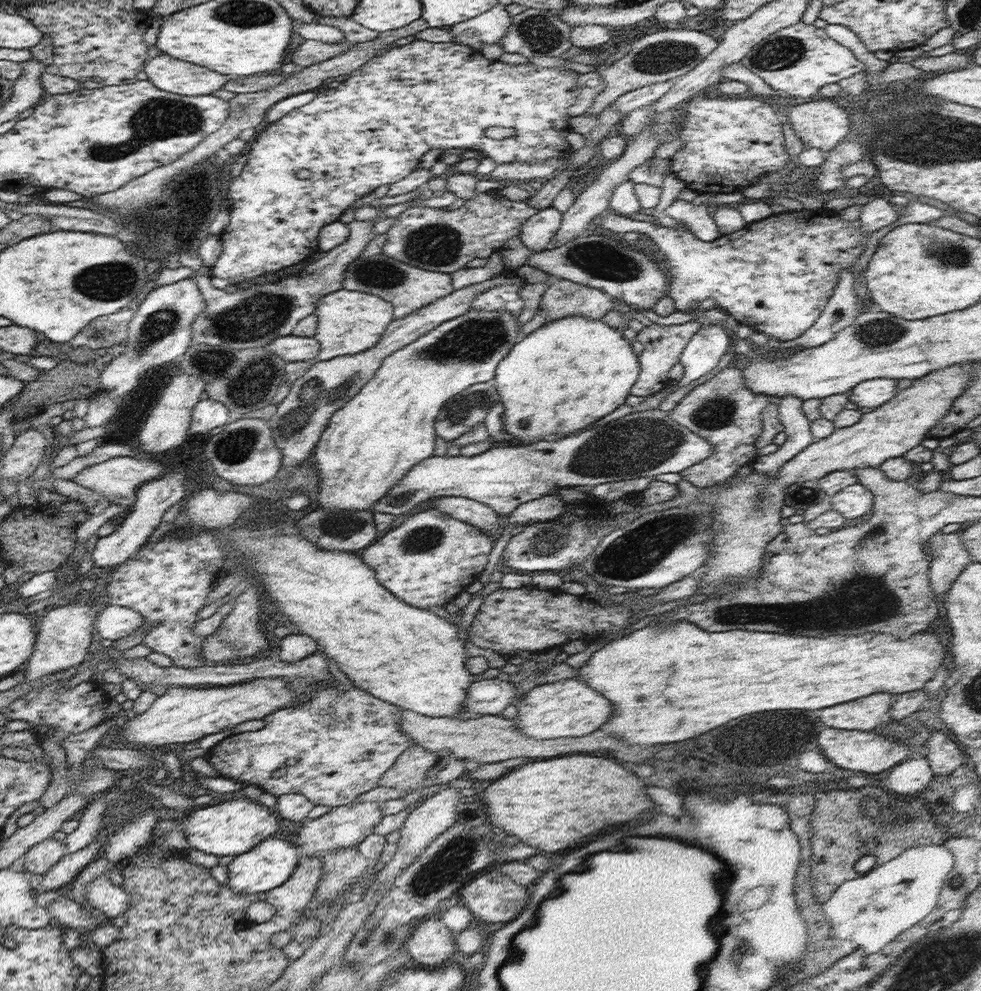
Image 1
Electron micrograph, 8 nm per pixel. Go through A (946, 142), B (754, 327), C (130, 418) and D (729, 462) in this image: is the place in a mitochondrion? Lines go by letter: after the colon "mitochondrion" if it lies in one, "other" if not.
A: mitochondrion
B: other
C: other
D: other

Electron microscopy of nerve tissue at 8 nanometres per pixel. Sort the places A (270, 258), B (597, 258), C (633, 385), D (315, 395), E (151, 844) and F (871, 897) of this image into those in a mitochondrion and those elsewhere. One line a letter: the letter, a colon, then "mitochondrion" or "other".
A: other
B: mitochondrion
C: other
D: mitochondrion
E: other
F: other

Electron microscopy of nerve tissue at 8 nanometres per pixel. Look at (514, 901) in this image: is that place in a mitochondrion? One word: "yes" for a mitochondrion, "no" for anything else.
no

